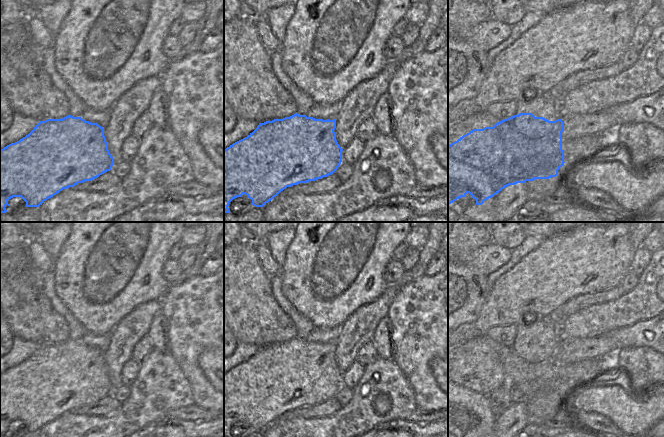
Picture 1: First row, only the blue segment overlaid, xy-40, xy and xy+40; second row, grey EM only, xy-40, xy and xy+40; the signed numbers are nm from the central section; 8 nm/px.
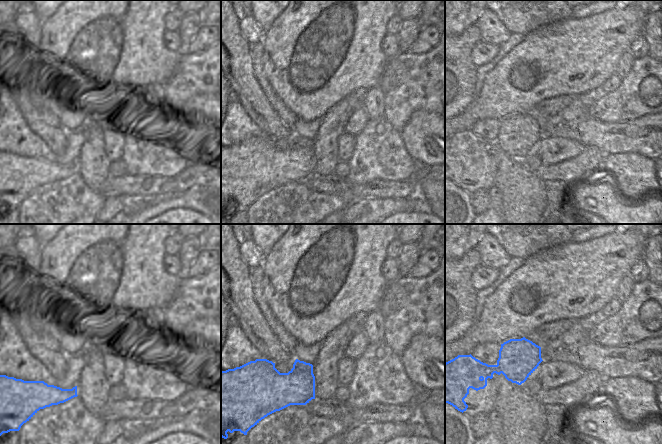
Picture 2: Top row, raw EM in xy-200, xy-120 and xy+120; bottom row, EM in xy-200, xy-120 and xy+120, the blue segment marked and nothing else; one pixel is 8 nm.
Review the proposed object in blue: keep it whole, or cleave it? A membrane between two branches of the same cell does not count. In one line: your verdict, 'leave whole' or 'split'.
split

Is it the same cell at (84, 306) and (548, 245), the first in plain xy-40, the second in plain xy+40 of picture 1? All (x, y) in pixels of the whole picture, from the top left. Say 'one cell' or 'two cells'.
two cells

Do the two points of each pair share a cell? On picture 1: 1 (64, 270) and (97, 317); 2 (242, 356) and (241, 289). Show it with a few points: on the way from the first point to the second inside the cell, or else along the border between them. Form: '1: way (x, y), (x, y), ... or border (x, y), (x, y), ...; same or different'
1: border (101, 288), (78, 282), (72, 311); different
2: border (238, 342), (250, 342), (259, 347); different

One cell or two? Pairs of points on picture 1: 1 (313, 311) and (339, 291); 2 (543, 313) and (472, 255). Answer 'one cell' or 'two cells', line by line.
1: one cell
2: one cell

